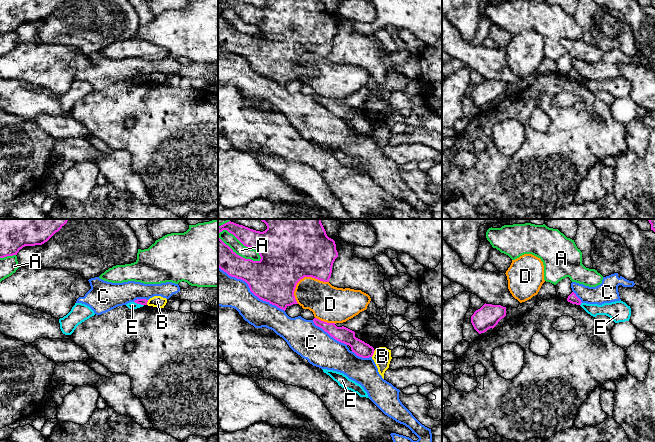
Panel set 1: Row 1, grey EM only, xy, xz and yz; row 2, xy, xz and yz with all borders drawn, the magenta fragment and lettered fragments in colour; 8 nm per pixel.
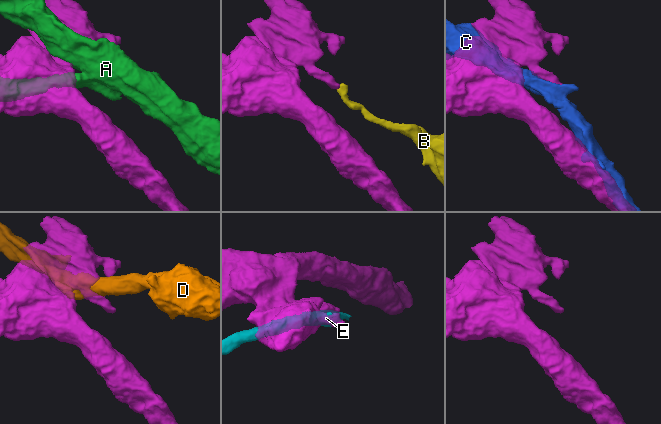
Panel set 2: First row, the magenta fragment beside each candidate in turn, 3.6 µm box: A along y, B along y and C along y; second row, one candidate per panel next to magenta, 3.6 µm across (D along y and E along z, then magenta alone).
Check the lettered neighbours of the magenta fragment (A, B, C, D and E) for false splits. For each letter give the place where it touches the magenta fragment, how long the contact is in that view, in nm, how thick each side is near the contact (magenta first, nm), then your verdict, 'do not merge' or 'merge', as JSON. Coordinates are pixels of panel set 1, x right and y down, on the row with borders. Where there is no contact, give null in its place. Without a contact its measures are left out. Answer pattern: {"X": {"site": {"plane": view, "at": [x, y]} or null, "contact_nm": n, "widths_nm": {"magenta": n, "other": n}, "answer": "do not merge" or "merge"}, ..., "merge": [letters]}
{"A": {"site": {"plane": "xz", "at": [238, 255]}, "contact_nm": 400, "widths_nm": {"magenta": 260, "other": 100}, "answer": "do not merge"}, "B": {"site": {"plane": "xz", "at": [373, 353]}, "contact_nm": 70, "widths_nm": {"magenta": 120, "other": 140}, "answer": "do not merge"}, "C": {"site": {"plane": "xz", "at": [250, 290]}, "contact_nm": 650, "widths_nm": {"magenta": 380, "other": 280}, "answer": "do not merge"}, "D": {"site": {"plane": "xz", "at": [303, 277]}, "contact_nm": 320, "widths_nm": {"magenta": 500, "other": 280}, "answer": "do not merge"}, "E": {"site": {"plane": "xy", "at": [139, 303]}, "contact_nm": 90, "widths_nm": {"magenta": 50, "other": 60}, "answer": "do not merge"}, "merge": []}

